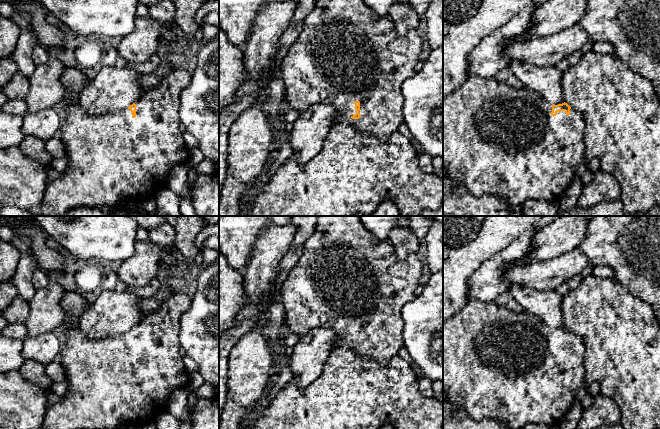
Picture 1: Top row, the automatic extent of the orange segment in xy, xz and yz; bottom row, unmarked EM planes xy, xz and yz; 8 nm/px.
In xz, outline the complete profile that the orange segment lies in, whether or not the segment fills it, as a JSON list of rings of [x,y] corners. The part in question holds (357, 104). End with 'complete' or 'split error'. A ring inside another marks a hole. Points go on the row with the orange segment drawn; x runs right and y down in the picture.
[[[316,0],[313,10],[310,11],[303,21],[303,28],[299,36],[289,47],[286,55],[281,61],[280,72],[285,83],[284,98],[290,104],[291,109],[299,112],[304,111],[312,105],[332,105],[338,110],[336,124],[350,124],[362,134],[388,139],[398,131],[403,122],[404,97],[401,93],[401,88],[406,80],[416,74],[415,66],[419,61],[422,49],[423,41],[416,30],[409,30],[402,37],[397,36],[390,15],[385,17],[377,16],[365,5],[363,0]]] | split error

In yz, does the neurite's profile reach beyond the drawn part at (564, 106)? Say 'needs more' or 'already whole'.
needs more

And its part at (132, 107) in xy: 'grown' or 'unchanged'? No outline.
grown

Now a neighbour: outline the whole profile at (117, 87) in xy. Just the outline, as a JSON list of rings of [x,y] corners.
[[[121,63],[104,66],[76,96],[77,101],[91,115],[126,109],[144,93],[140,87],[140,77],[140,73]]]

